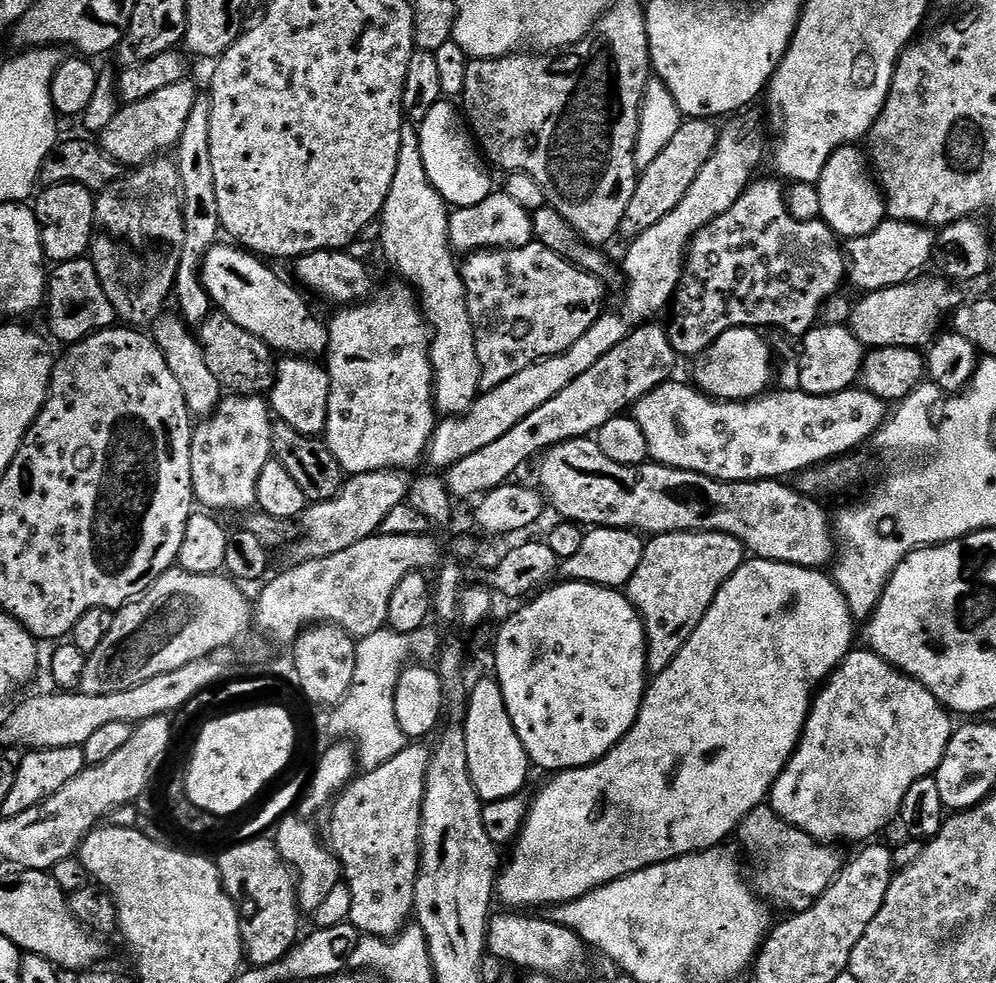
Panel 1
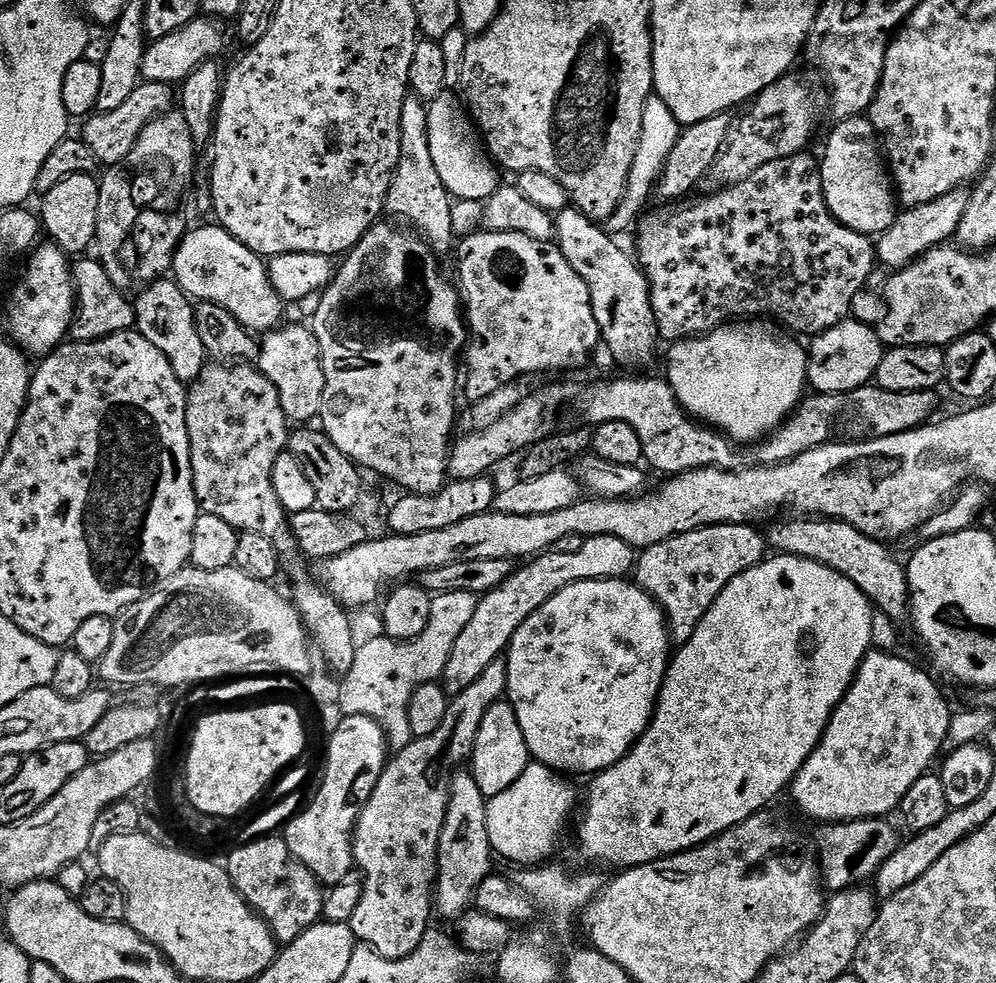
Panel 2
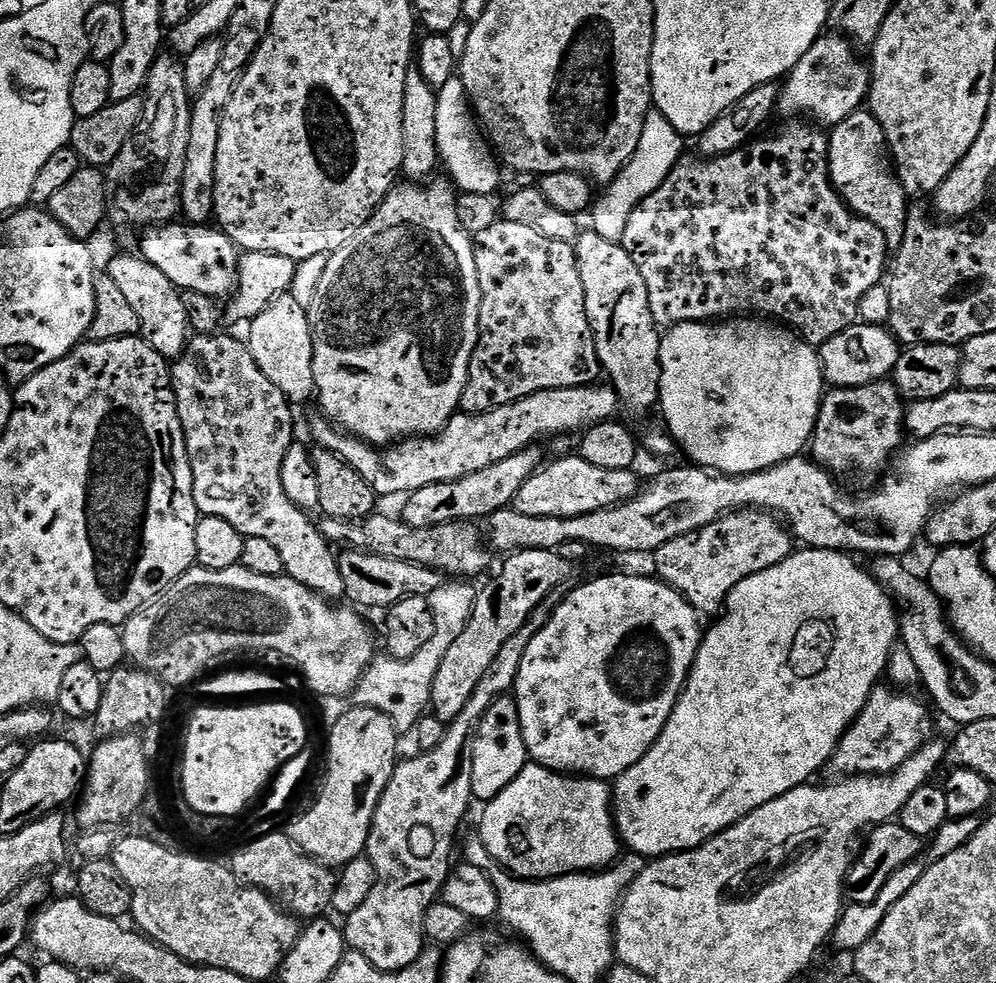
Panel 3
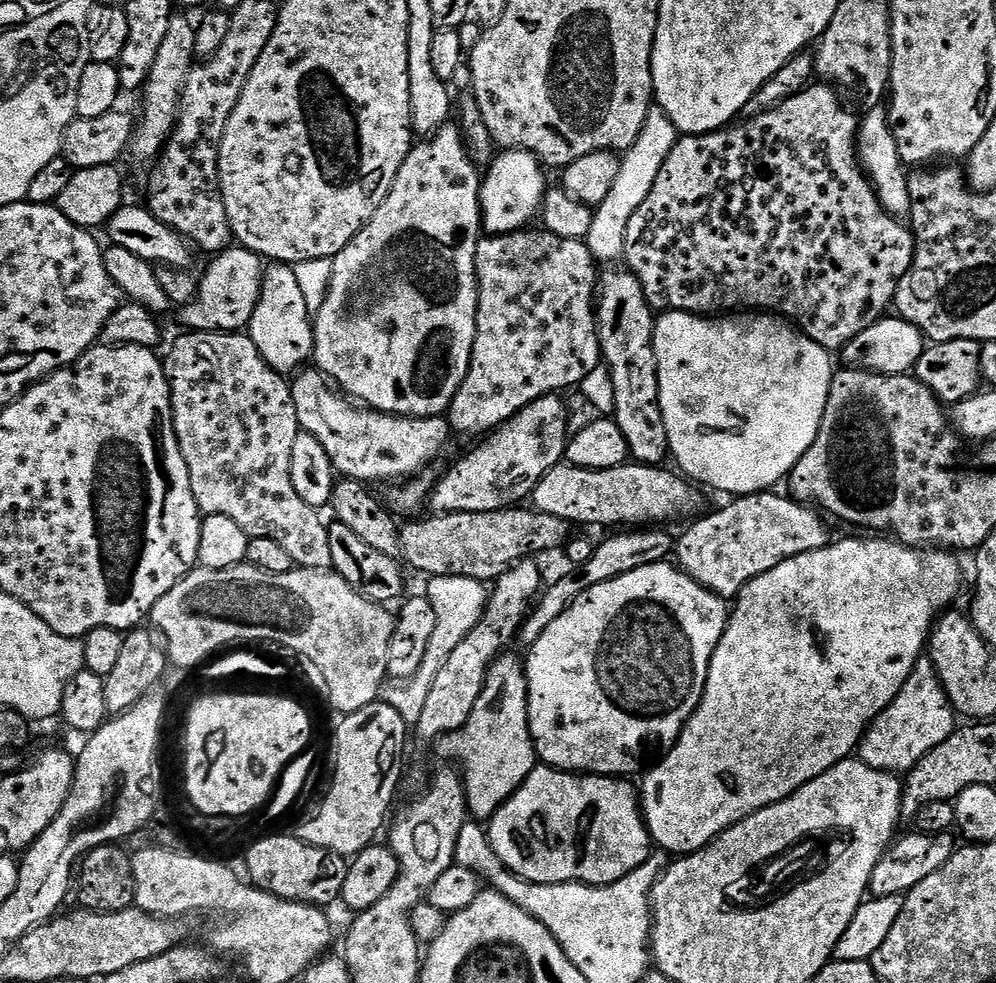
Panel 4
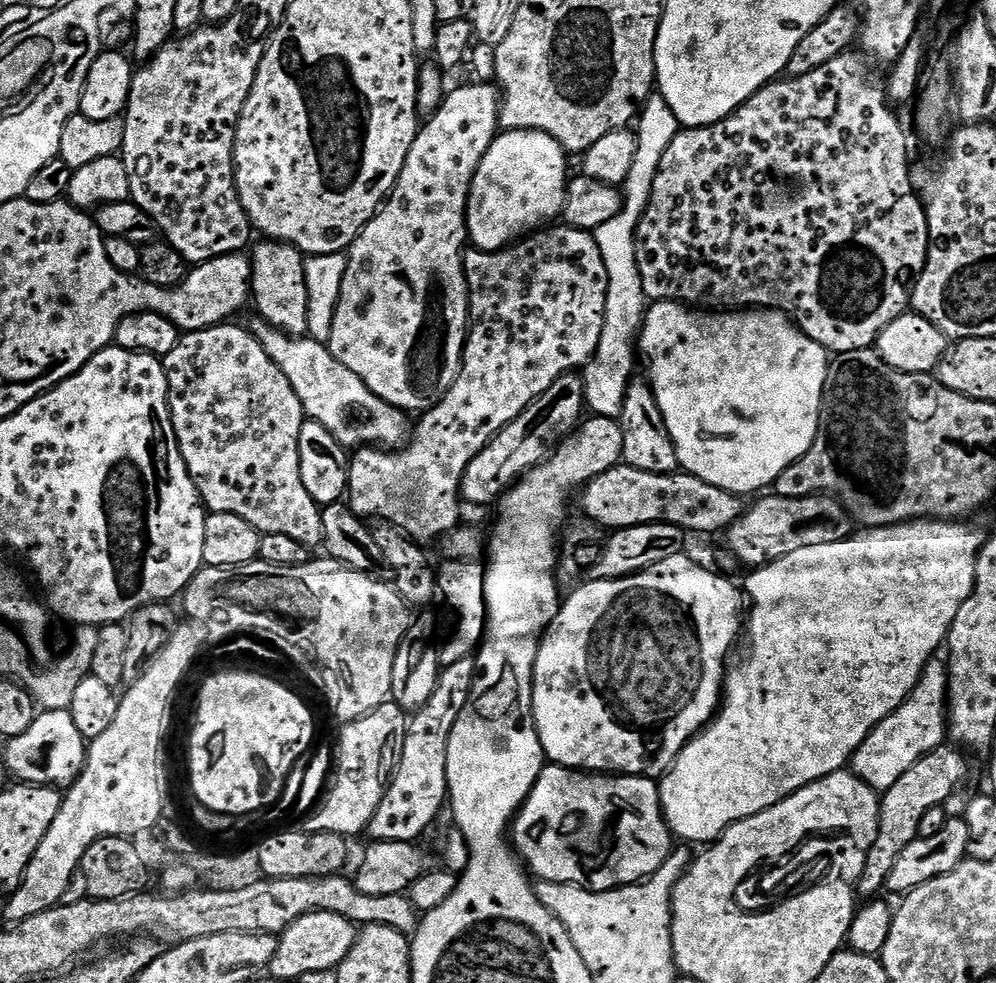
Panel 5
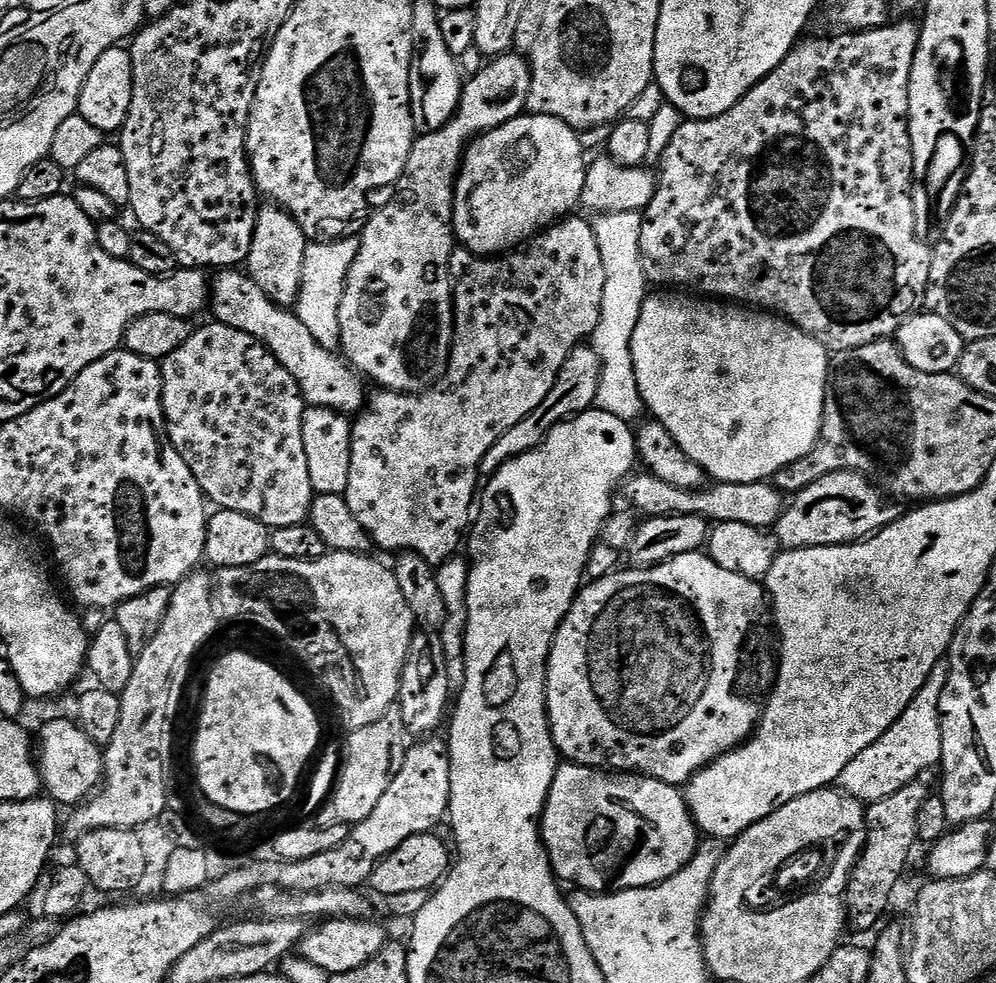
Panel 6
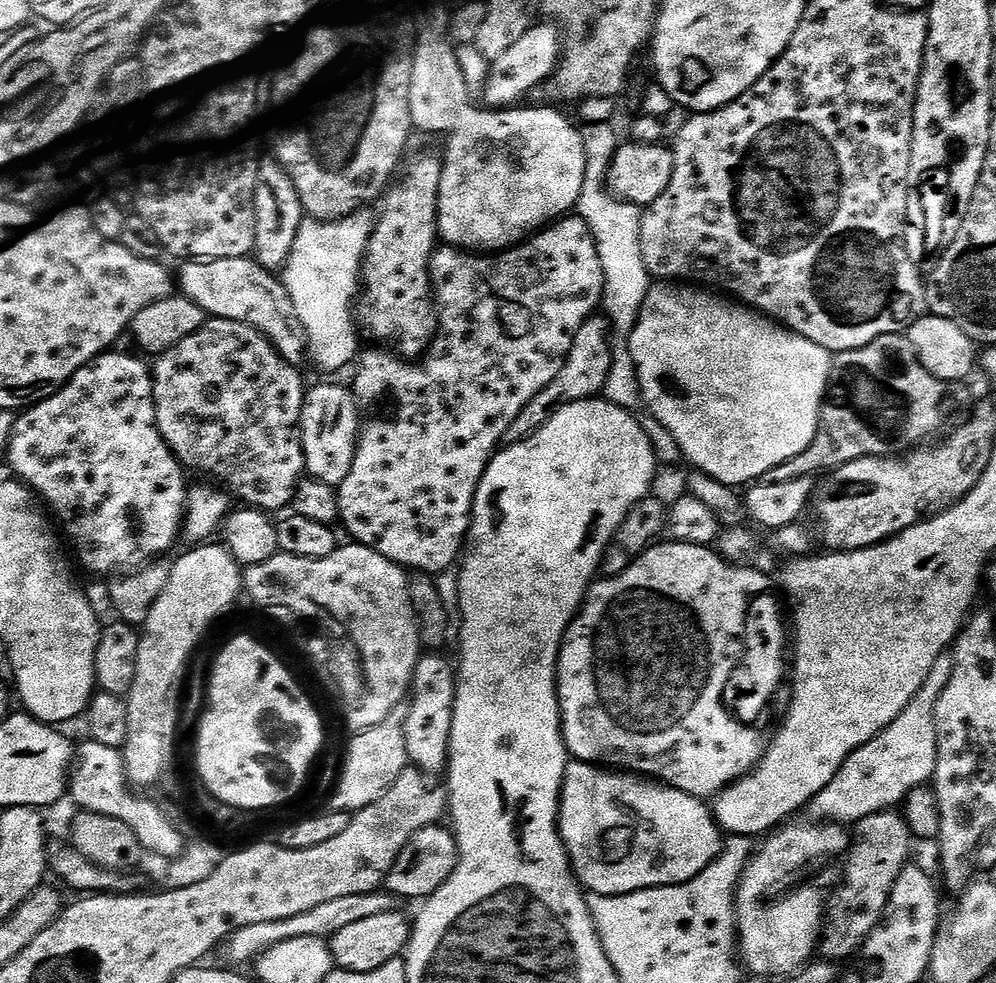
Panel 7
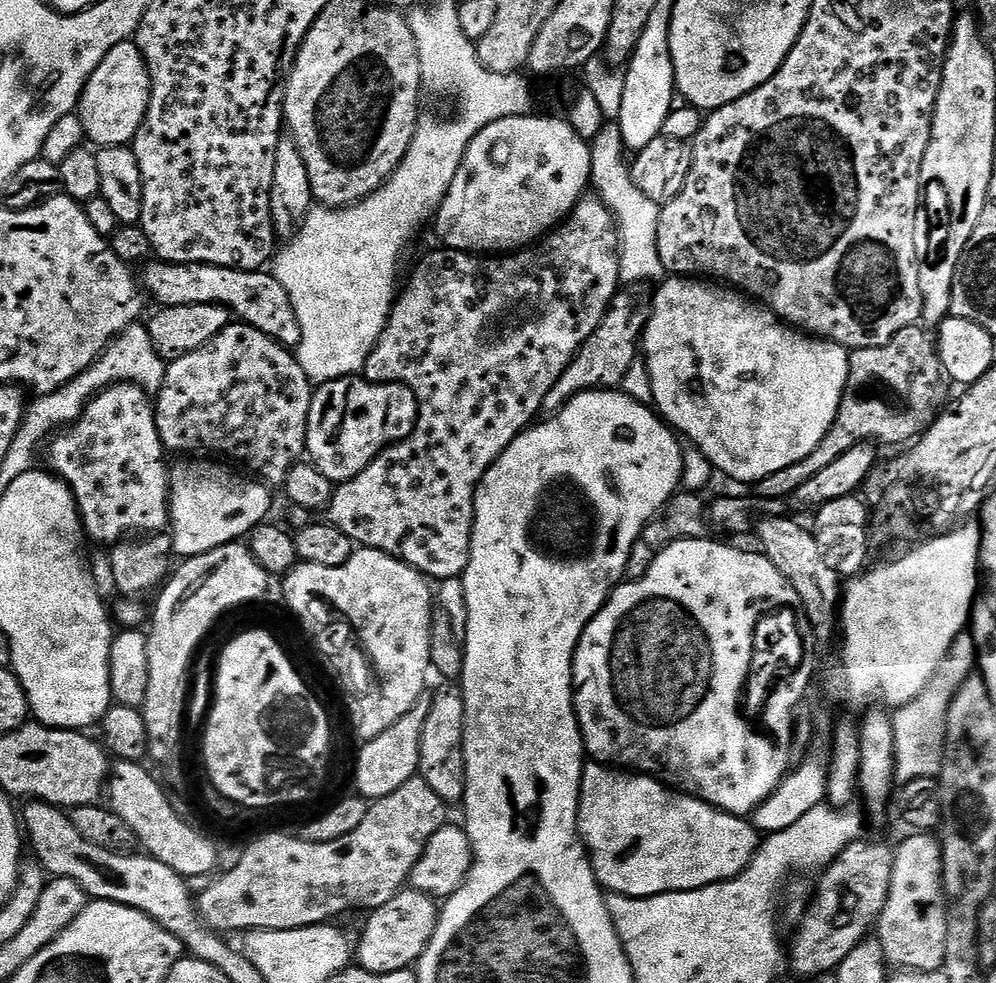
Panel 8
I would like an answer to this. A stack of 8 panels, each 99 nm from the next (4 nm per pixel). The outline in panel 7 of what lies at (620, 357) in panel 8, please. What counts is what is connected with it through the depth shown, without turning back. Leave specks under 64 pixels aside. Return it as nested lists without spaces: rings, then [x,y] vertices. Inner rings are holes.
[[[597,314],[592,319],[587,320],[582,326],[582,330],[578,330],[578,334],[574,334],[570,354],[564,360],[558,378],[554,378],[554,382],[550,382],[550,386],[546,386],[546,390],[539,392],[524,407],[522,414],[518,414],[518,418],[514,418],[506,437],[507,443],[517,444],[519,440],[525,440],[533,436],[562,406],[573,404],[579,400],[590,400],[599,397],[603,393],[606,378],[610,374],[613,343],[612,325],[608,323],[603,315]]]

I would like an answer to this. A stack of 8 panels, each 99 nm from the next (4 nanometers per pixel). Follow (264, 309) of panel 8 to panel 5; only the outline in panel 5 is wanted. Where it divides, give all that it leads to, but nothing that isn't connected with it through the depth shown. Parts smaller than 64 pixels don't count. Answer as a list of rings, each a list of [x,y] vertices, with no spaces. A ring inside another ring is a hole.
[[[253,320],[253,324],[250,324],[252,335],[266,350],[266,354],[270,354],[274,366],[286,374],[290,386],[294,386],[294,394],[298,394],[298,402],[302,402],[305,417],[334,434],[345,450],[369,446],[396,450],[409,439],[409,413],[378,398],[378,394],[374,394],[370,386],[366,386],[366,382],[354,374],[354,370],[342,366],[342,362],[330,354],[327,343],[313,340],[307,335],[288,336],[265,320]]]

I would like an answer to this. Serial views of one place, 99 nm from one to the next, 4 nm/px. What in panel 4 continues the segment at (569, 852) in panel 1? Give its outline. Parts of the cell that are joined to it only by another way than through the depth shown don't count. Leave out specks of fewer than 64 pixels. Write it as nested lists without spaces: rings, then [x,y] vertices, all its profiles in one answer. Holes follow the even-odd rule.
[[[840,540],[813,552],[798,554],[751,580],[735,597],[726,630],[714,650],[714,658],[710,658],[710,670],[700,704],[680,731],[676,745],[643,773],[644,785],[641,783],[638,788],[644,821],[657,849],[669,854],[696,852],[711,844],[727,828],[769,808],[771,804],[790,798],[799,788],[806,786],[806,782],[814,782],[814,778],[826,774],[826,770],[833,768],[839,760],[849,759],[857,751],[869,724],[884,713],[894,698],[898,698],[898,690],[902,690],[906,678],[910,678],[910,670],[925,655],[933,624],[960,592],[960,564],[951,551],[935,546],[909,548],[889,540]]]

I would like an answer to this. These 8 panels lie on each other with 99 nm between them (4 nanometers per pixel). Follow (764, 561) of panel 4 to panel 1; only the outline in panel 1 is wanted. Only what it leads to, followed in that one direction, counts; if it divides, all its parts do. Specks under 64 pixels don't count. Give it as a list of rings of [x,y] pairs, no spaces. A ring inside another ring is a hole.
[[[663,532],[661,536],[652,536],[644,545],[642,562],[634,570],[634,578],[626,585],[628,601],[636,607],[636,613],[644,623],[644,633],[648,639],[648,672],[655,674],[666,670],[678,650],[690,642],[690,634],[698,630],[706,610],[714,602],[718,590],[746,562],[744,543],[730,534],[721,532]]]

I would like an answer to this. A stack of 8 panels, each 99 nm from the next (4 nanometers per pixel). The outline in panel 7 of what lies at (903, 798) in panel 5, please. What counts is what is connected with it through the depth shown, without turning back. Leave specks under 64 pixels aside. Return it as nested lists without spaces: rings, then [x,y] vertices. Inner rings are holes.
[[[899,811],[870,814],[855,824],[854,839],[843,861],[844,881],[831,889],[826,900],[824,923],[818,941],[819,955],[824,955],[821,957],[825,961],[841,962],[863,949],[869,934],[877,928],[884,916],[894,882],[898,882],[898,874],[902,874],[909,863],[908,851],[912,844],[912,831]]]

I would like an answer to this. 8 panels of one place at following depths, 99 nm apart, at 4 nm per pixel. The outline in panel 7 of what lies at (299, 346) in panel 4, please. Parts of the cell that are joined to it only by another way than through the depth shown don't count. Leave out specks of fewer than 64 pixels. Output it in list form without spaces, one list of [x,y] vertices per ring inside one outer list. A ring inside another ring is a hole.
[[[265,163],[260,169],[260,185],[256,191],[256,246],[254,259],[268,272],[279,273],[292,256],[294,244],[306,213],[294,182],[284,173],[279,163]]]

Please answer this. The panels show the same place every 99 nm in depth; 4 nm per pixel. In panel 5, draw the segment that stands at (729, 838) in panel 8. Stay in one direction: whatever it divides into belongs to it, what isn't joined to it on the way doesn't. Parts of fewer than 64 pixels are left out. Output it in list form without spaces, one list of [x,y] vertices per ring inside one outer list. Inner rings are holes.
[[[549,763],[541,770],[538,782],[510,825],[510,843],[525,869],[537,881],[579,884],[590,892],[609,892],[627,884],[639,884],[653,876],[671,854],[674,837],[664,821],[660,790],[655,779],[593,774]]]

